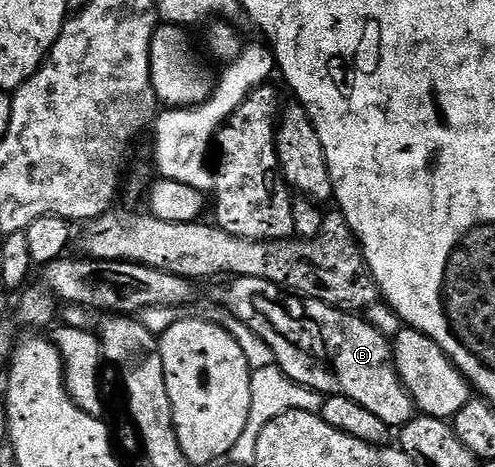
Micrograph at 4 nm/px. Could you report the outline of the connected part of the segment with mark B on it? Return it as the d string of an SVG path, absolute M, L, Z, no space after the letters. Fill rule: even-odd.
M235 277L223 291L223 303L227 311L239 323L251 327L258 342L269 348L275 358L274 366L281 368L294 383L318 391L320 395L340 395L349 397L349 401L357 401L369 413L381 417L385 425L393 429L404 427L415 418L417 408L411 402L403 382L395 368L395 353L393 343L388 336L377 333L366 318L355 313L339 311L336 307L325 305L316 299L302 295L293 295L281 287L274 287L269 281L257 277Z

